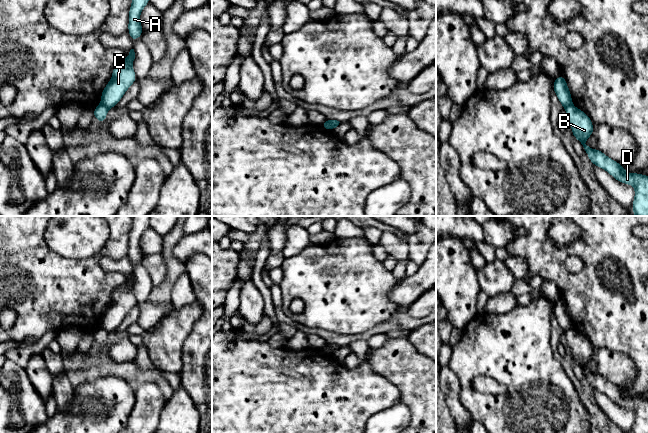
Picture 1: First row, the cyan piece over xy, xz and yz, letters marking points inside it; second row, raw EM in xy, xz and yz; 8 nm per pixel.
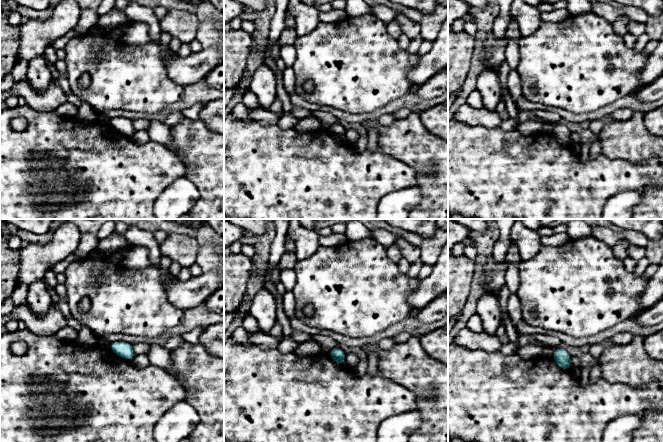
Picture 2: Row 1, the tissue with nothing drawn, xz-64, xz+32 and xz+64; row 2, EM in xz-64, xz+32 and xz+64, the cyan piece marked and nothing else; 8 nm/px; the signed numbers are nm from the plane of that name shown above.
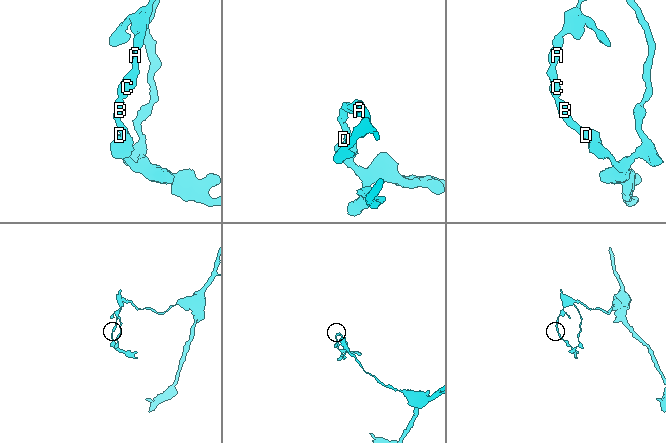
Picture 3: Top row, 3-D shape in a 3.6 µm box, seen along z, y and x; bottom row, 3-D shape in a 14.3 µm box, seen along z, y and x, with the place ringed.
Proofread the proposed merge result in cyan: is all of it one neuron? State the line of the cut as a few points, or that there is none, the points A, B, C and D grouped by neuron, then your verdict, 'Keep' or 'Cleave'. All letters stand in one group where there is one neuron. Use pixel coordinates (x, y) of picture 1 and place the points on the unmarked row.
Split along xz (326, 344), (332, 352). Groups: A C / B D. Cleave

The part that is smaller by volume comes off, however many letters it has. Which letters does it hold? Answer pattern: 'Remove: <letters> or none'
Remove: B, D

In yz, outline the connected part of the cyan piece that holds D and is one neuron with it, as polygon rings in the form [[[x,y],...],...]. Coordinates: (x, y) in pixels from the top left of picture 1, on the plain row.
[[[573,329],[567,330],[565,335],[572,352],[572,359],[583,369],[591,387],[604,393],[618,406],[635,412],[633,433],[648,433],[648,400],[636,396],[628,398],[619,386],[612,384],[598,372],[591,373],[587,370],[585,368],[587,362],[594,359],[591,343],[585,336]]]

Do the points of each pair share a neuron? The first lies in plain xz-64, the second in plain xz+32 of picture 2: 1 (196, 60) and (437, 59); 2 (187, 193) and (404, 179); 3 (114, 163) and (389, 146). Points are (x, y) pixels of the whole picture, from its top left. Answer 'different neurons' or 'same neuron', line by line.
1: same neuron
2: different neurons
3: different neurons

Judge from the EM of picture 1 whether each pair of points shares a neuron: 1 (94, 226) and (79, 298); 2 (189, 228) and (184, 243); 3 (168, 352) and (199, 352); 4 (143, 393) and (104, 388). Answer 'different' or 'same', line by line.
1: different
2: different
3: different
4: different

